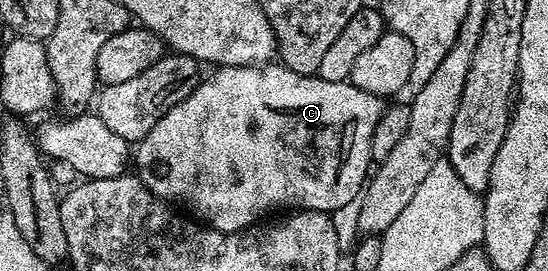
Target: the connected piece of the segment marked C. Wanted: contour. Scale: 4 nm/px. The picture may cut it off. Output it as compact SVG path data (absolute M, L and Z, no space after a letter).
M272 62L267 66L253 66L243 68L234 66L233 68L217 67L212 77L201 79L197 83L196 89L189 94L178 106L174 106L142 138L134 148L134 168L138 173L140 181L155 196L172 206L179 206L181 209L193 208L195 219L203 222L207 227L216 228L220 232L240 232L243 228L250 228L261 219L263 212L272 212L276 207L288 208L284 210L307 210L309 212L327 212L336 214L339 208L344 208L348 203L355 201L361 195L366 181L370 176L368 164L373 163L372 159L372 139L374 130L386 110L386 104L381 97L374 94L366 94L366 90L358 90L358 86L347 82L326 82L321 76L303 76L297 72Z

